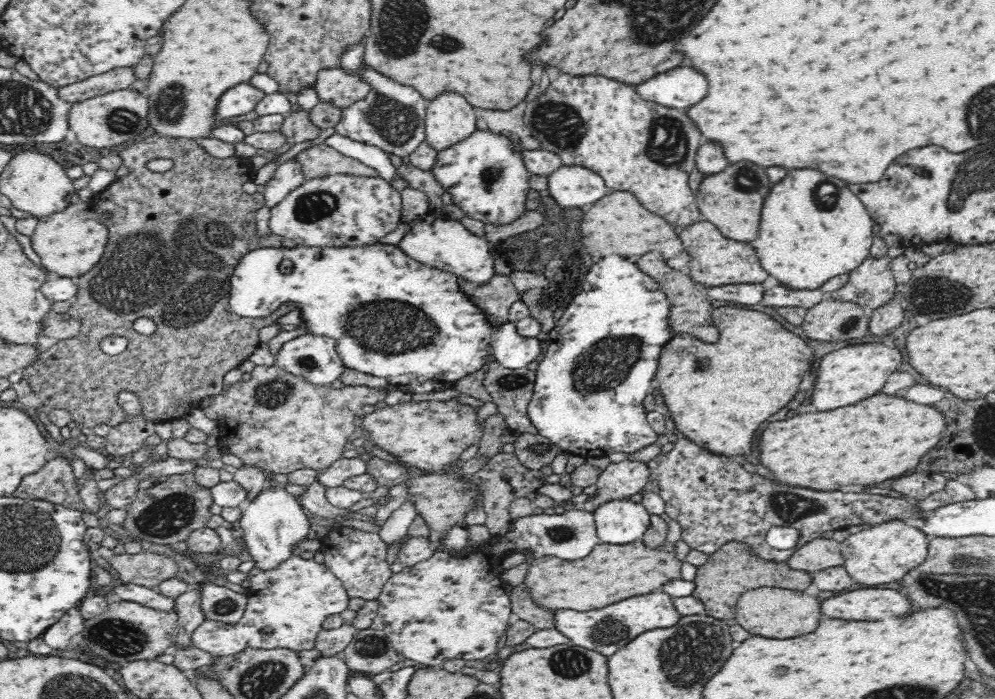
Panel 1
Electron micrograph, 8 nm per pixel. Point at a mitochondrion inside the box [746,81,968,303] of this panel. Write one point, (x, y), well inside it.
(829, 199)

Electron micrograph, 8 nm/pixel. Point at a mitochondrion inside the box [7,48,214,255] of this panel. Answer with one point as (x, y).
(170, 106)

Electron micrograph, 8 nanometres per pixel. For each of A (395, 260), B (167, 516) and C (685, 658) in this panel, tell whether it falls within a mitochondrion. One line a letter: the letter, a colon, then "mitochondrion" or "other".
A: other
B: mitochondrion
C: mitochondrion

